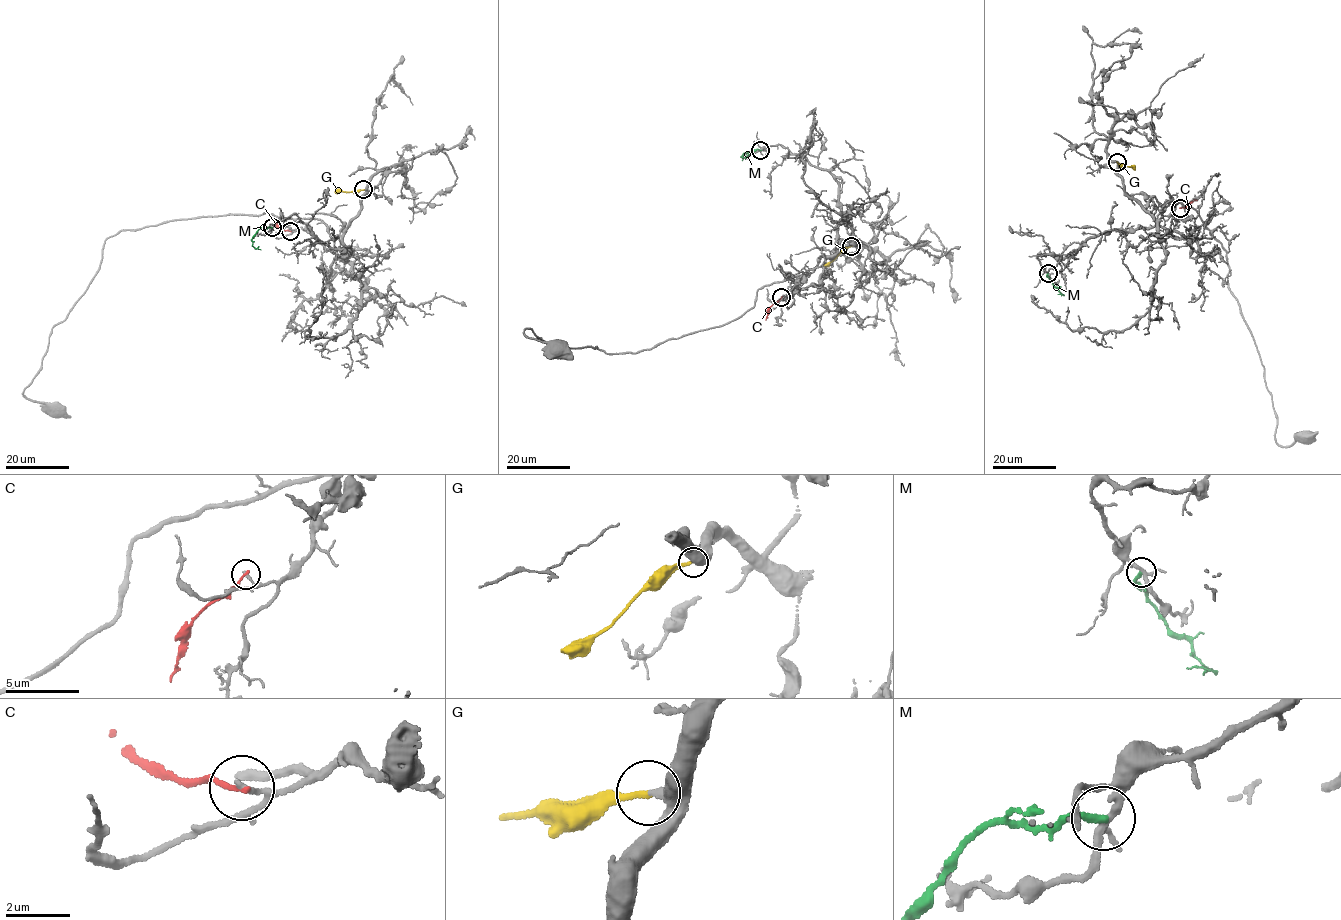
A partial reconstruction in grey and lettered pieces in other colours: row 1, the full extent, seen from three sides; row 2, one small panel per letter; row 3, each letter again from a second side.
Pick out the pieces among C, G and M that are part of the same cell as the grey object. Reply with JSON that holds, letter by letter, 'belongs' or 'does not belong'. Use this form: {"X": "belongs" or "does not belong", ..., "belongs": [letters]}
{"C": "does not belong", "G": "belongs", "M": "does not belong", "belongs": ["G"]}

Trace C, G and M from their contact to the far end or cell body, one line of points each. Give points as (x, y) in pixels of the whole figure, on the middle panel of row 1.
C: (781, 297), (770, 308), (766, 320)
G: (851, 246), (823, 265)
M: (760, 150), (741, 156), (751, 154)

